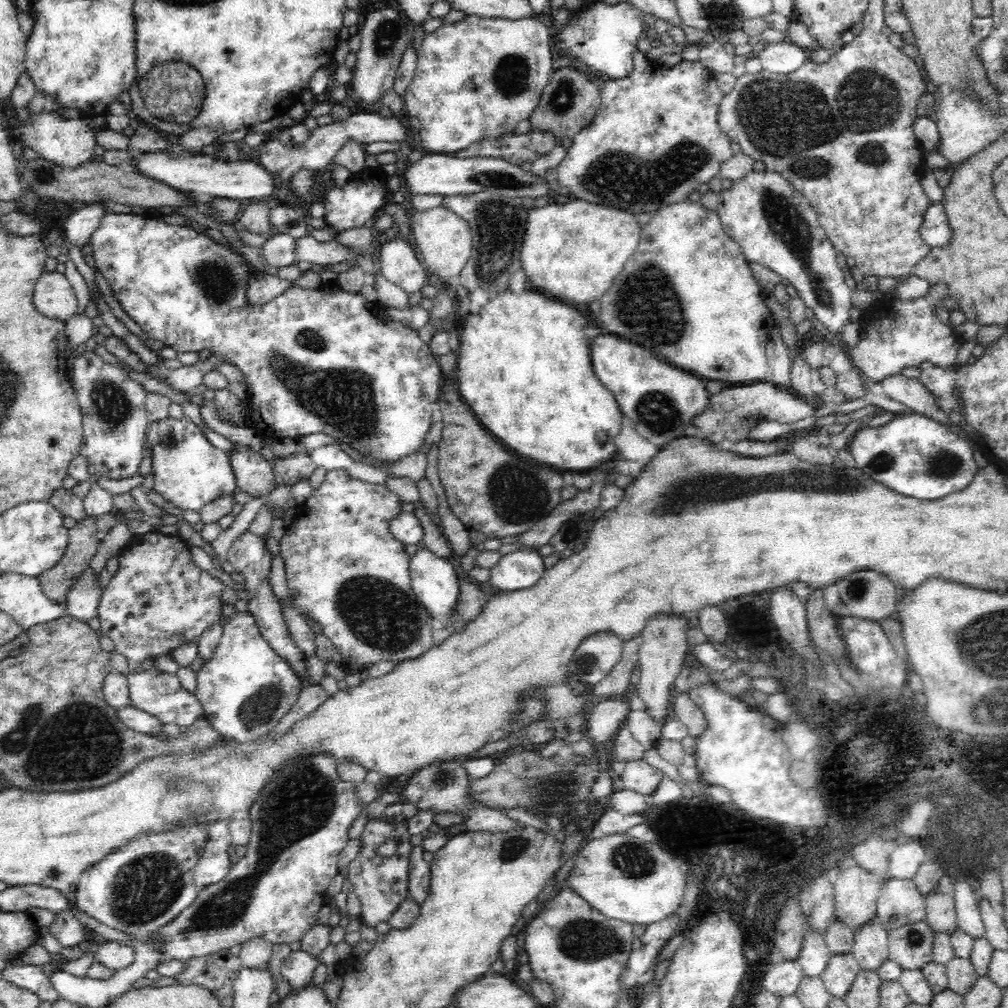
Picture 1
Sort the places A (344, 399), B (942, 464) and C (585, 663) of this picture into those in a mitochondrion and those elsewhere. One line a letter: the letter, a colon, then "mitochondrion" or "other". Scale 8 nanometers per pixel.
A: mitochondrion
B: mitochondrion
C: mitochondrion

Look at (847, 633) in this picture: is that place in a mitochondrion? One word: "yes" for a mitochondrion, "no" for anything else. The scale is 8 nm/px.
no

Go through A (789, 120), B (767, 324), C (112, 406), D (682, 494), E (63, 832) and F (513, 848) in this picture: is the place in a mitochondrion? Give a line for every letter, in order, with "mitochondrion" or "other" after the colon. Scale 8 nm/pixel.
A: mitochondrion
B: other
C: mitochondrion
D: mitochondrion
E: other
F: mitochondrion

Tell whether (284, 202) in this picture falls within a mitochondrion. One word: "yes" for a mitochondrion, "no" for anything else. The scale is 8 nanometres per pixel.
no

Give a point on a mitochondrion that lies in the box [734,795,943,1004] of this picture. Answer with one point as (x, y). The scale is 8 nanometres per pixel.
(914, 814)

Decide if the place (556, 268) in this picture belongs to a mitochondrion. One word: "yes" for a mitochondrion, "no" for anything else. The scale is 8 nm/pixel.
no

